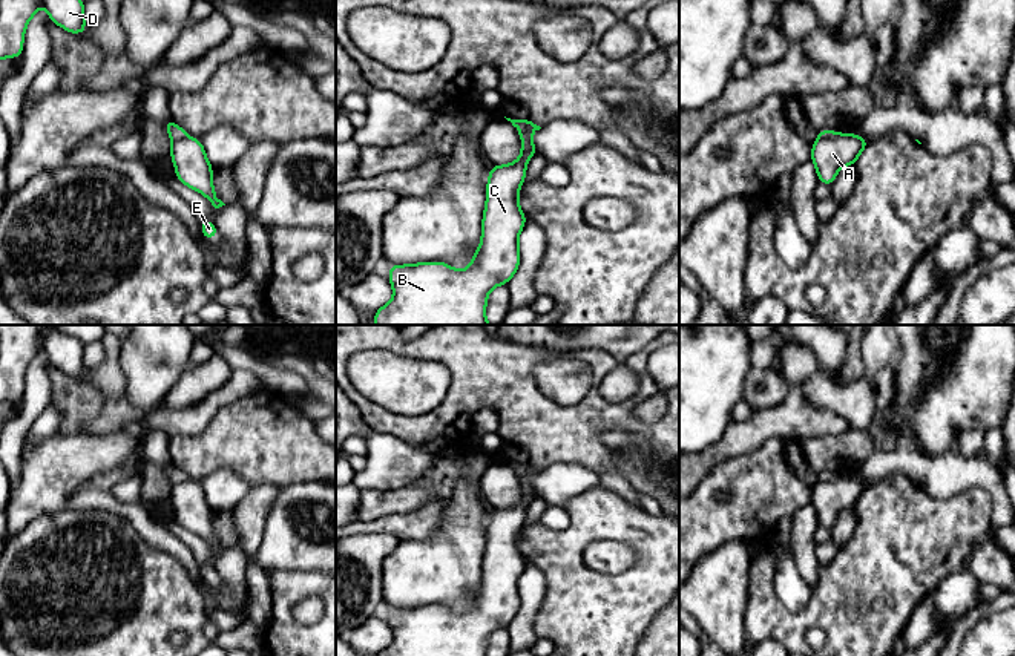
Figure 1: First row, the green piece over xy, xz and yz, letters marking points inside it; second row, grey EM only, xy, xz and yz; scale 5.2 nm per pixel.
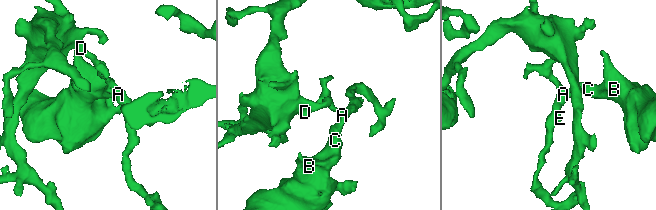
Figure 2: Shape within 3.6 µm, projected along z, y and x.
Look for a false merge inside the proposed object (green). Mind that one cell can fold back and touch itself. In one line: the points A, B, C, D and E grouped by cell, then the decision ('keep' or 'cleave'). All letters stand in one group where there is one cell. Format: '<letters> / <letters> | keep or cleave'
A B C E / D | cleave

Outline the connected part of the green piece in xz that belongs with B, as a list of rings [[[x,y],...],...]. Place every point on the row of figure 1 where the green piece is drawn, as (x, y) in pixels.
[[[529,118],[520,130],[520,158],[506,166],[491,166],[486,184],[486,207],[481,222],[481,242],[466,270],[454,270],[446,262],[393,264],[388,280],[393,299],[374,311],[376,325],[491,325],[486,320],[488,294],[506,285],[520,267],[518,235],[524,228],[526,215],[518,205],[518,190],[526,179],[527,161],[537,155],[532,133],[541,127]]]

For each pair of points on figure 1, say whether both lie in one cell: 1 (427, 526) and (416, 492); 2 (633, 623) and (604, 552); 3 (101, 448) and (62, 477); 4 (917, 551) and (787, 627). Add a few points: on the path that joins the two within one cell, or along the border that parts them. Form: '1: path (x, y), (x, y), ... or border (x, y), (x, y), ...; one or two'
1: border (440, 497), (414, 509), (385, 517); two
2: border (583, 554), (609, 574), (637, 561); two
3: path (92, 454), (83, 455), (71, 468); one
4: path (885, 570), (853, 603), (837, 604), (819, 612); one

